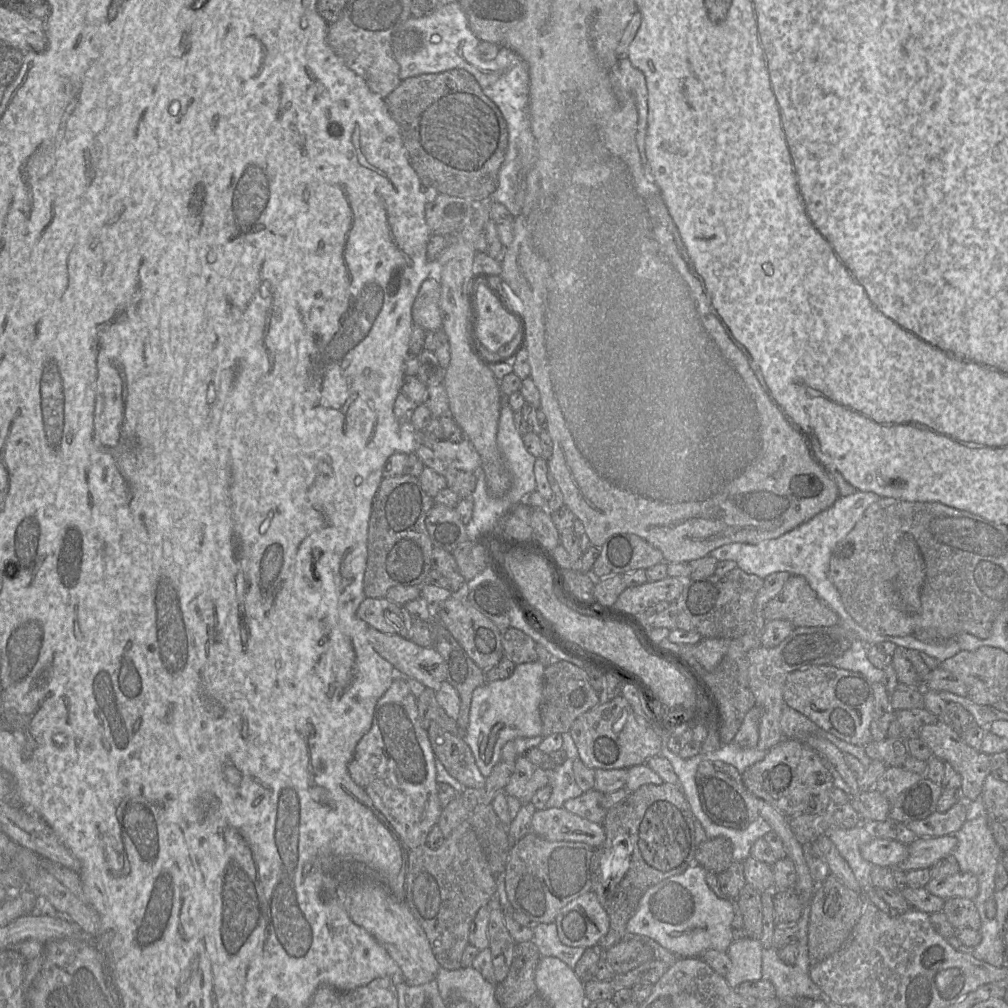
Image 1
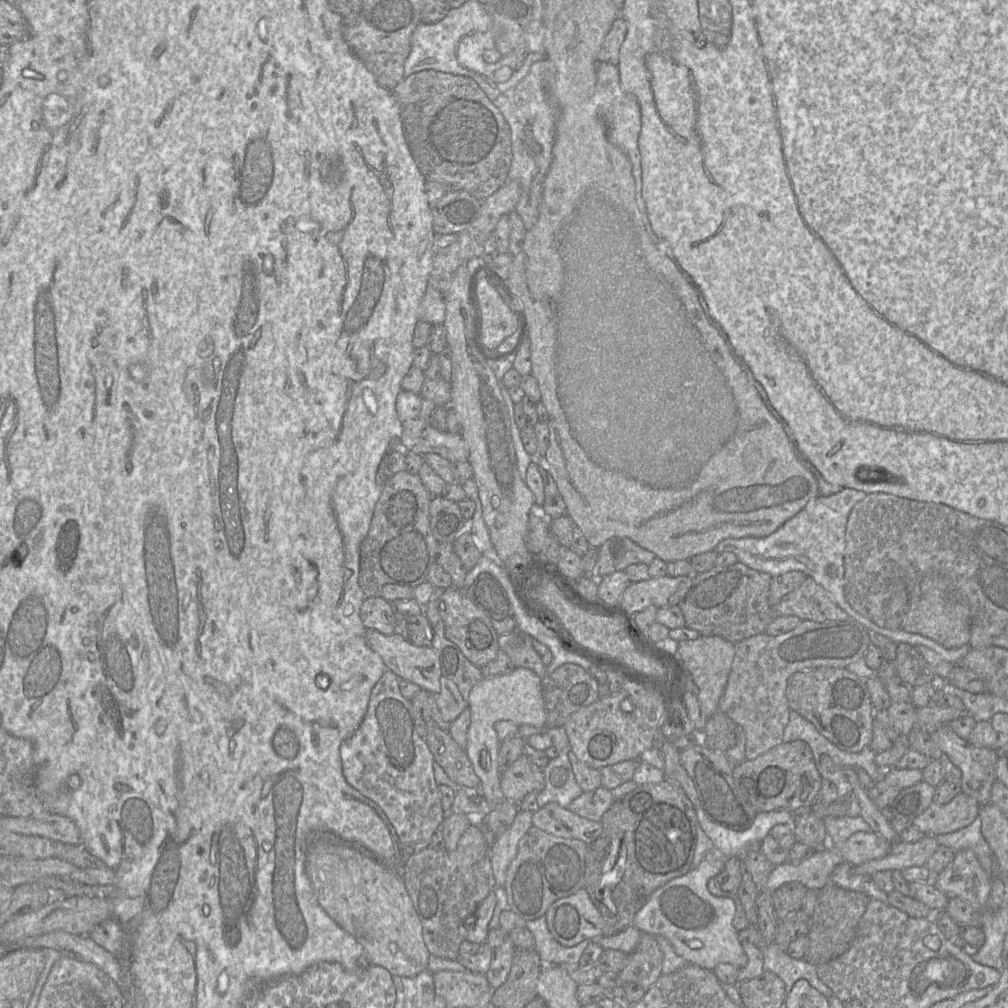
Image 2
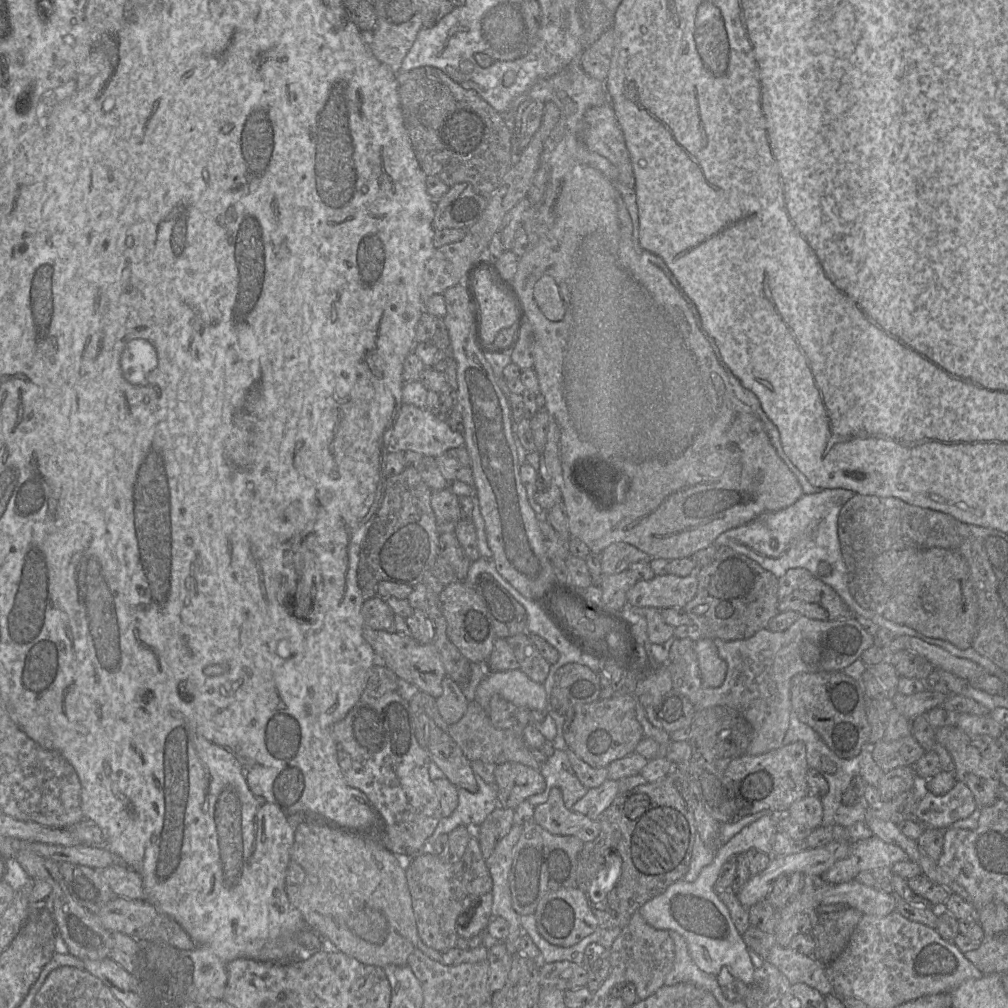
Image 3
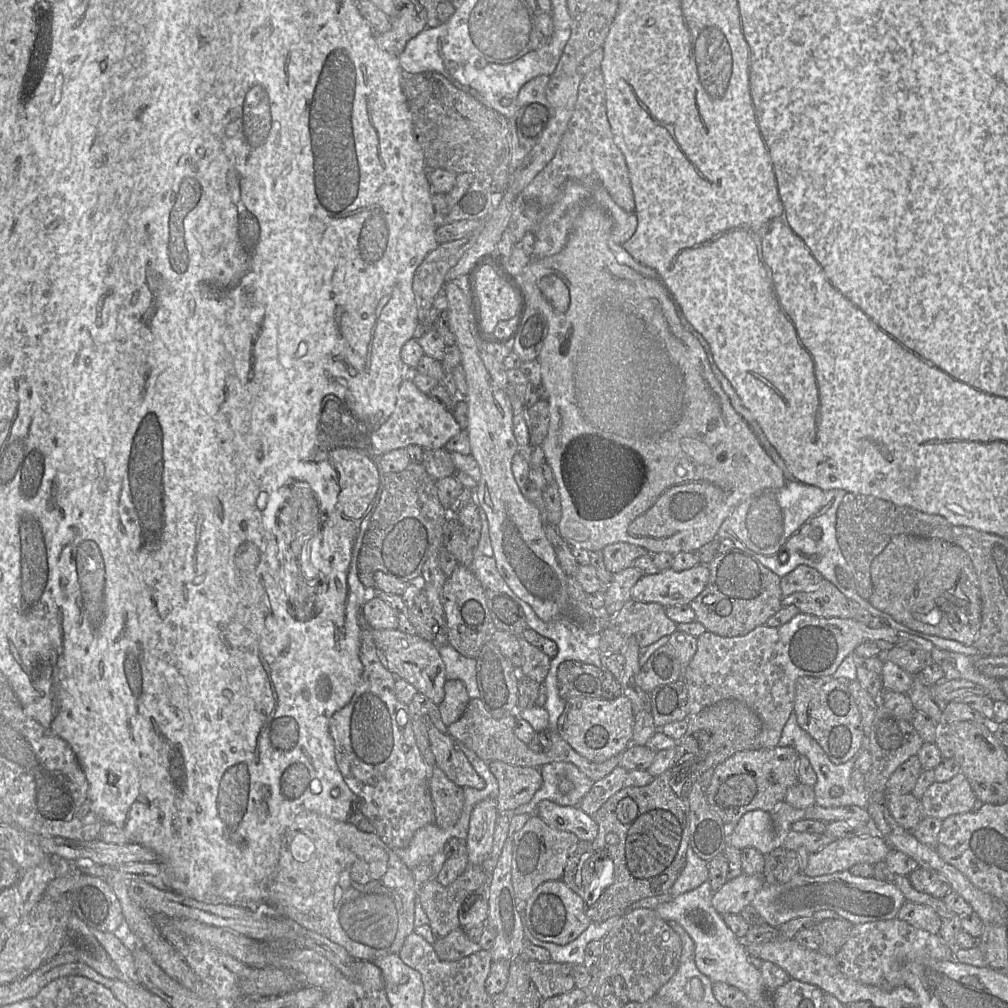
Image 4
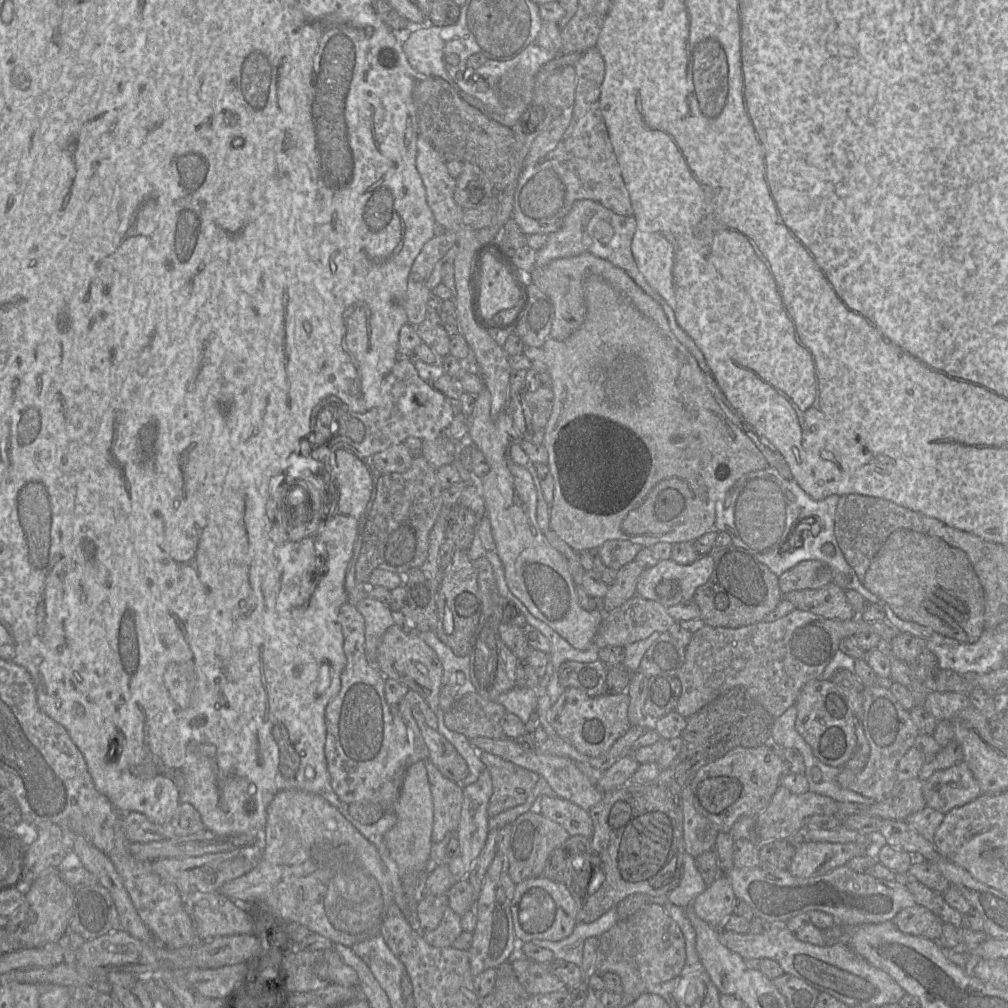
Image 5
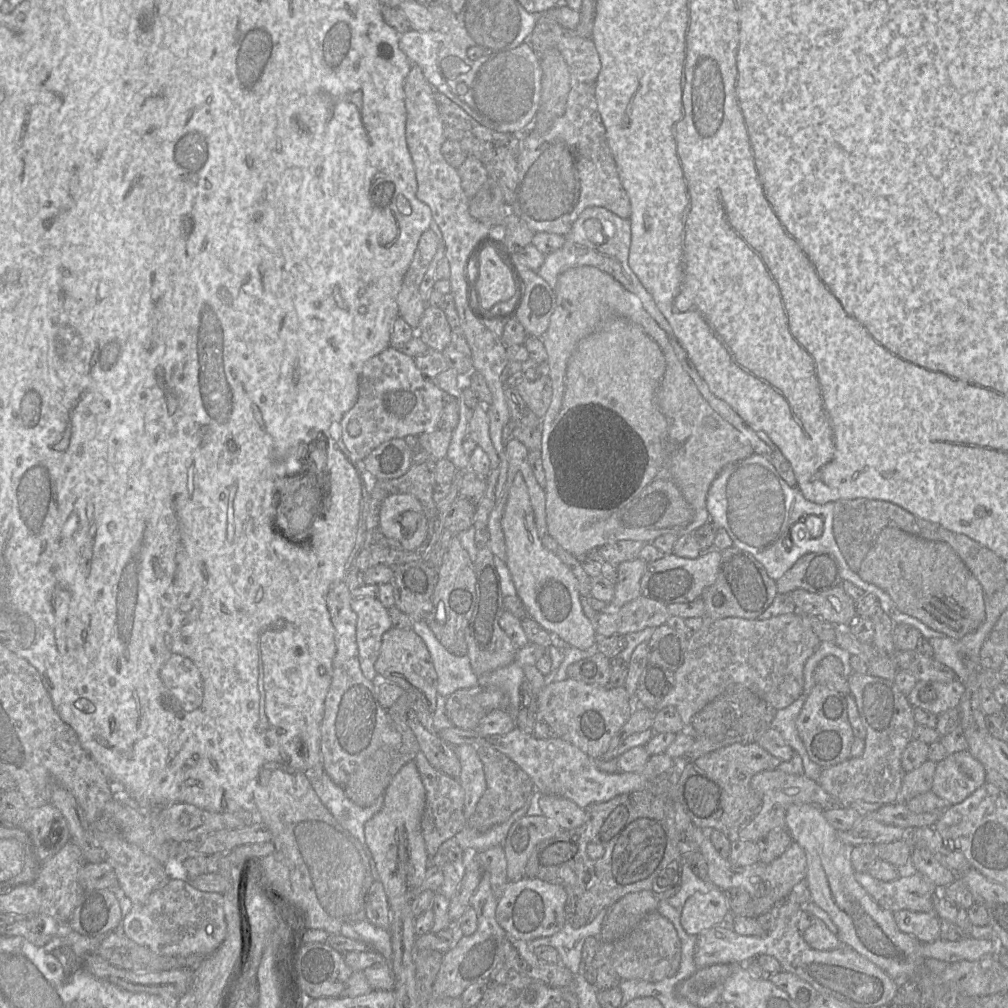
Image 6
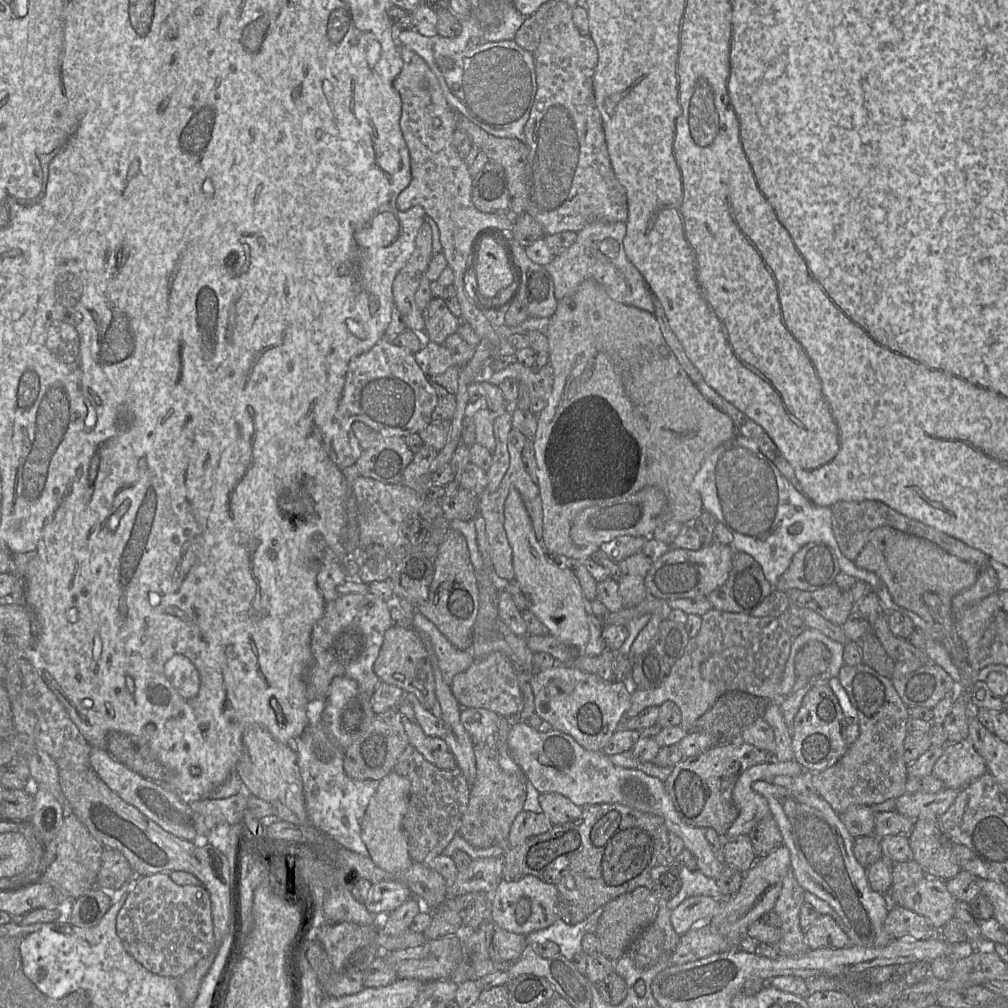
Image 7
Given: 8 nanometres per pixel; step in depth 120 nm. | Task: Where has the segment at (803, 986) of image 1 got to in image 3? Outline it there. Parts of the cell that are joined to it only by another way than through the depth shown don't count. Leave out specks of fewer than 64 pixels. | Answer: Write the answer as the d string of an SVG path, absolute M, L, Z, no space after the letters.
M775 944L765 957L765 961L774 965L791 985L807 984L823 996L833 993L833 988L825 975L825 965L813 956L806 956L791 947Z

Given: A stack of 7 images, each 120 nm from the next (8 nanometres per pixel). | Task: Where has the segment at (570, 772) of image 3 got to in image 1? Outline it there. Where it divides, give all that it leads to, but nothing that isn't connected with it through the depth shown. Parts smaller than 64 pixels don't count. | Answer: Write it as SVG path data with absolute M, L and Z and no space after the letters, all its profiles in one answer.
M567 758L563 764L556 765L549 772L549 785L551 786L552 793L546 803L547 809L561 808L569 799L583 794L574 778L573 759Z

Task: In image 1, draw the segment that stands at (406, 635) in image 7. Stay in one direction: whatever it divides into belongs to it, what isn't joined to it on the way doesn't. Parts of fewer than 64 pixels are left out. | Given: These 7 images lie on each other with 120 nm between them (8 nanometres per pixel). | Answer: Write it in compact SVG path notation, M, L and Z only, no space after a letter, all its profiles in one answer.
M368 627L368 640L375 651L394 667L397 676L416 679L435 692L446 680L444 660L434 646L421 647L399 634L388 635L373 627Z

